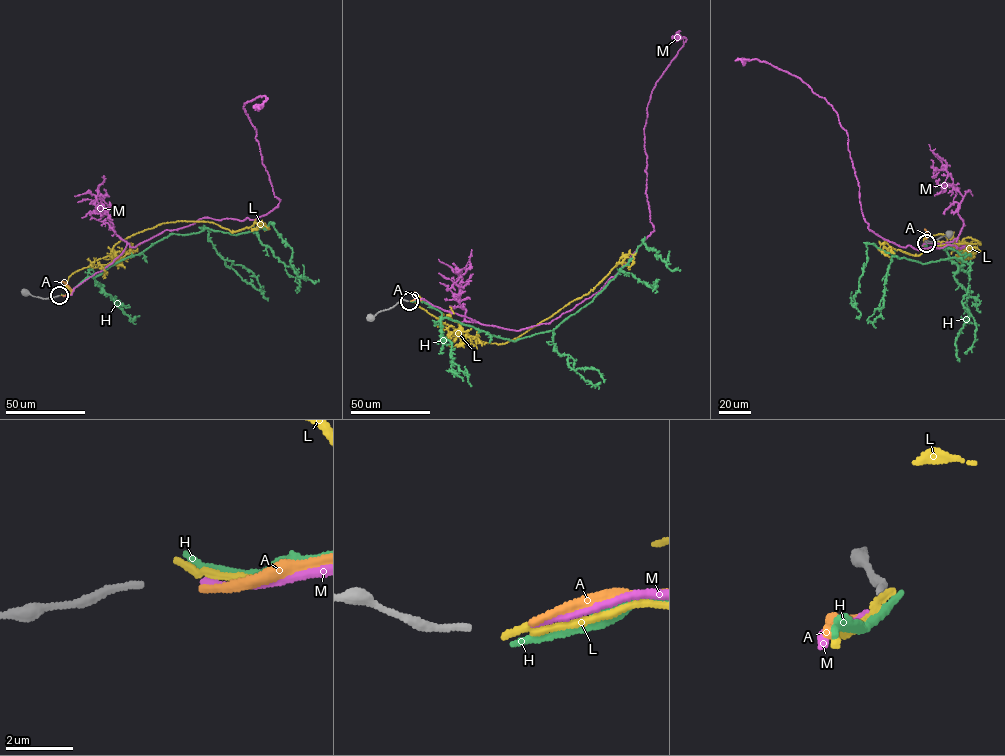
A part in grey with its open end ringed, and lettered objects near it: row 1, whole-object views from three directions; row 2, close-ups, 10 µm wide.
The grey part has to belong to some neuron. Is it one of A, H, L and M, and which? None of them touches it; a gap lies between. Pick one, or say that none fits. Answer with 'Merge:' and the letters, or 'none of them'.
Merge: none of them

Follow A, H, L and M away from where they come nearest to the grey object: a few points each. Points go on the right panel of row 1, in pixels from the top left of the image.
A: (925, 244), (927, 233), (924, 229)
H: (927, 243), (923, 245), (937, 242), (943, 249), (970, 255), (922, 263), (868, 243), (854, 297), (859, 317)
L: (927, 243), (924, 246), (925, 238), (942, 234), (980, 244), (944, 245), (915, 256), (881, 244), (889, 257)
M: (925, 244), (958, 237), (964, 245), (919, 250), (869, 229), (837, 113), (795, 76), (741, 60)

